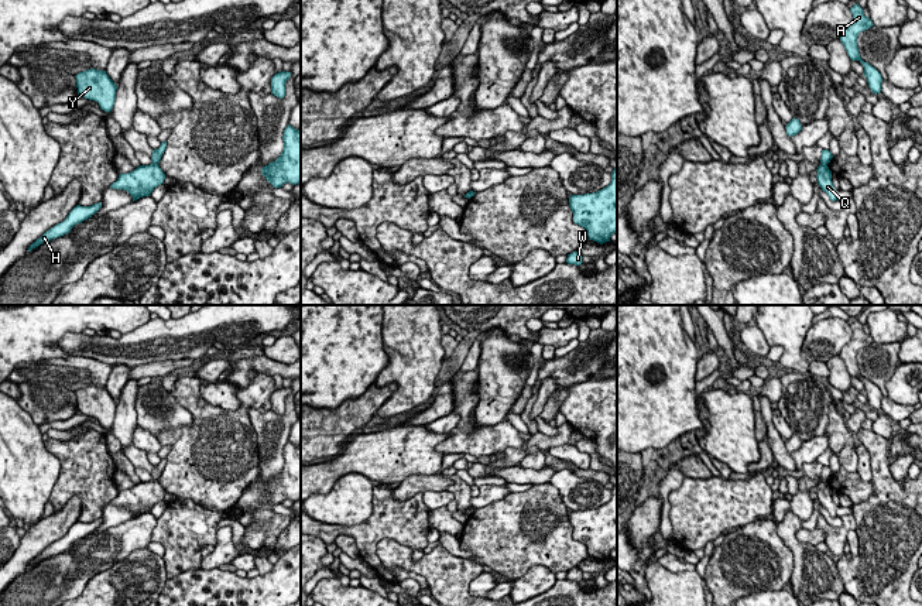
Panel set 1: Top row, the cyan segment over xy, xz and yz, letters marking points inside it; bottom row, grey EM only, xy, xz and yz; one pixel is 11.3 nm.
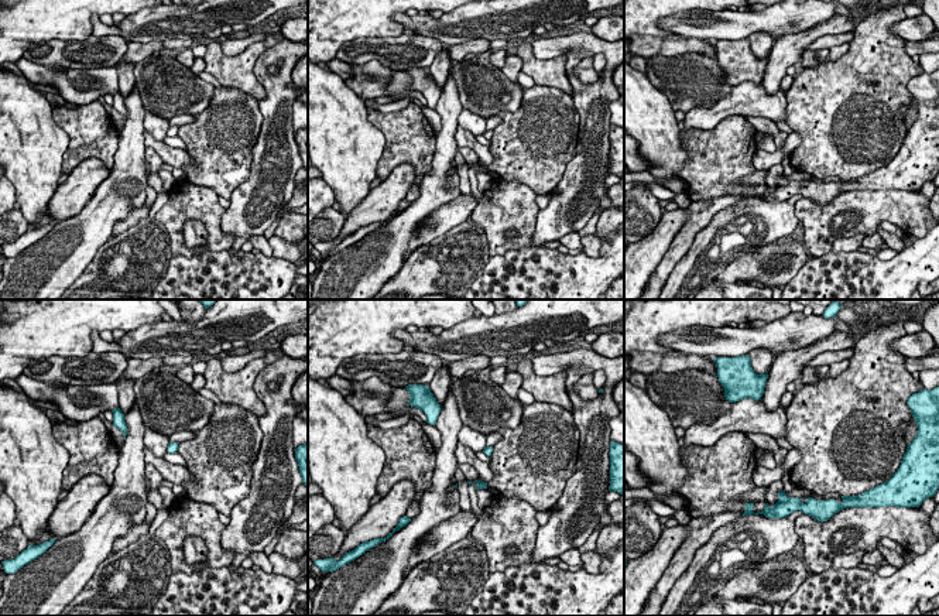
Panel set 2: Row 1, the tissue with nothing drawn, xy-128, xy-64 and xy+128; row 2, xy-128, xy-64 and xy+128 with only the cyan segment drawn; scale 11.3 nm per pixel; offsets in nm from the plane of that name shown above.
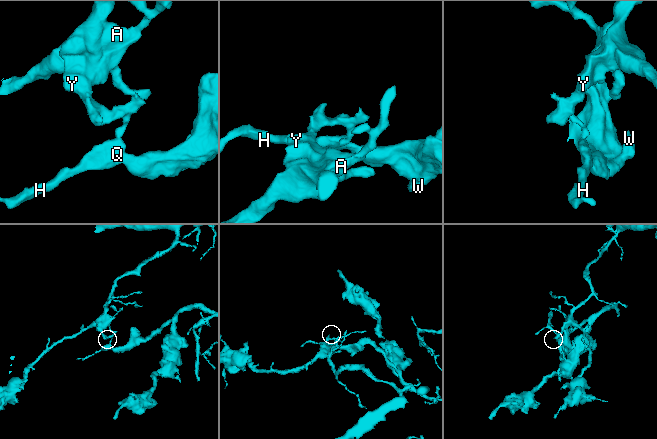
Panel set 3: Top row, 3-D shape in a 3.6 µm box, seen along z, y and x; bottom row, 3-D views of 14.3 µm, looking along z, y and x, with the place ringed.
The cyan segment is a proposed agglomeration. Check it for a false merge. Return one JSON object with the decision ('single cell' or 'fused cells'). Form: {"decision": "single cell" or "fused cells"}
{"decision": "fused cells"}

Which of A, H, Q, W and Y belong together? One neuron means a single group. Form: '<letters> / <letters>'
A Y / H Q W

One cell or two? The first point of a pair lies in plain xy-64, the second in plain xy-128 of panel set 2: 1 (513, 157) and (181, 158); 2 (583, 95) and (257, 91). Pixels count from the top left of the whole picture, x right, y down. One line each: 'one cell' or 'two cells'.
1: two cells
2: two cells

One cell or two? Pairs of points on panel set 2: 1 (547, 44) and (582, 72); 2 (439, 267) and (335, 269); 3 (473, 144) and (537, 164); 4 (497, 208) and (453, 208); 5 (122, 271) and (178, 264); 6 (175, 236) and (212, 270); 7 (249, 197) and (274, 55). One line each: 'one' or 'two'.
1: two
2: two
3: two
4: two
5: two
6: two
7: one

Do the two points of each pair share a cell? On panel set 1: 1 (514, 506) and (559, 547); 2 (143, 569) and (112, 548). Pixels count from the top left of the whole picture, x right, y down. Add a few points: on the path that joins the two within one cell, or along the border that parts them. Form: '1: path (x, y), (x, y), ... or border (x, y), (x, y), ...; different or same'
1: path (517, 523), (518, 534), (530, 544), (542, 545); same
2: border (146, 547), (133, 550), (124, 558), (98, 574); different

